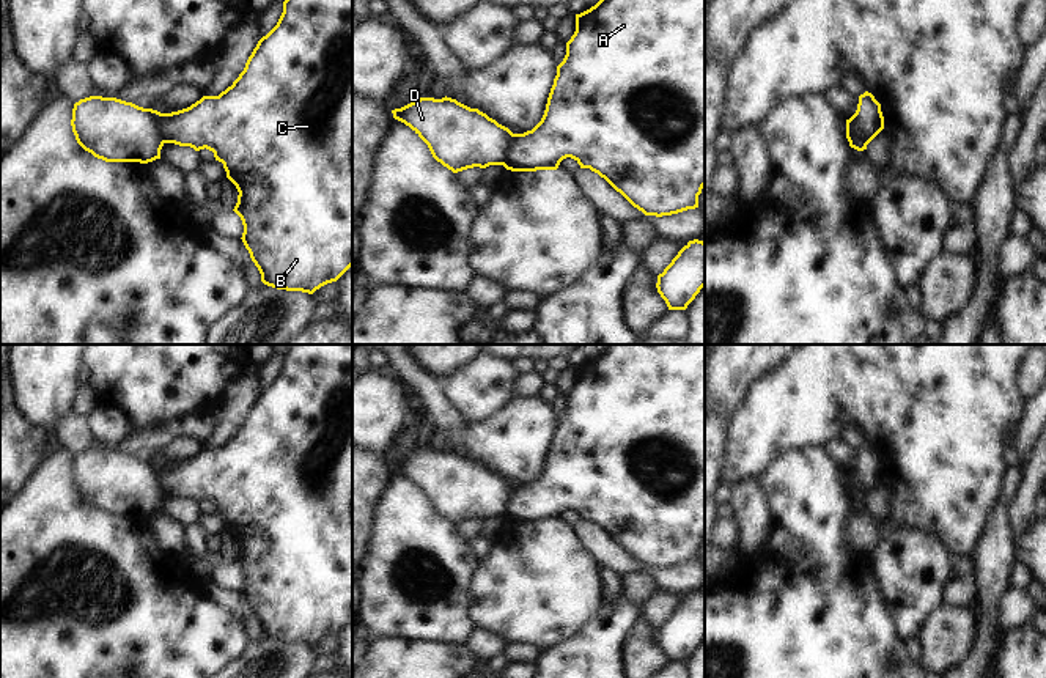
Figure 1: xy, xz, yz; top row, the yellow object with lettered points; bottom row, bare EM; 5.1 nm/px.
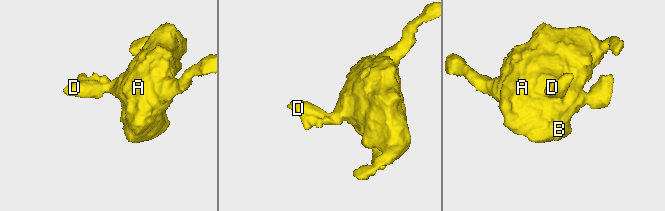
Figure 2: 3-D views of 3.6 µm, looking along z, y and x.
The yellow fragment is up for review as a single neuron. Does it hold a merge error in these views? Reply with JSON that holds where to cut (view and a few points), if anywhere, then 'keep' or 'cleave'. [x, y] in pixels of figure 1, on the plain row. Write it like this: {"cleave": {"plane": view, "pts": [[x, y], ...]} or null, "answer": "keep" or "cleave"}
{"cleave": {"plane": "xy", "pts": [[151, 463], [164, 494]]}, "answer": "cleave"}

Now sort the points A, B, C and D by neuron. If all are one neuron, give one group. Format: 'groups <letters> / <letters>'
groups A B C / D

